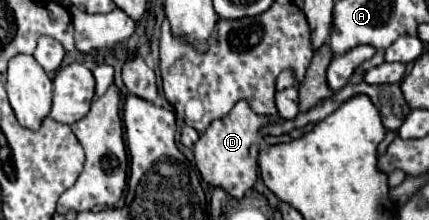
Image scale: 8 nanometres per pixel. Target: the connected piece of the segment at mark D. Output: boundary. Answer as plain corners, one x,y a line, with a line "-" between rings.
245,99
237,101
235,107
229,111
227,117
213,121
195,143
195,163
201,171
203,181
207,181
211,187
221,187
235,199
241,199
255,183
257,179
257,155
259,145
263,141
263,135
281,135
295,129
295,121
287,121
281,117
267,117
257,115
251,111
249,103

